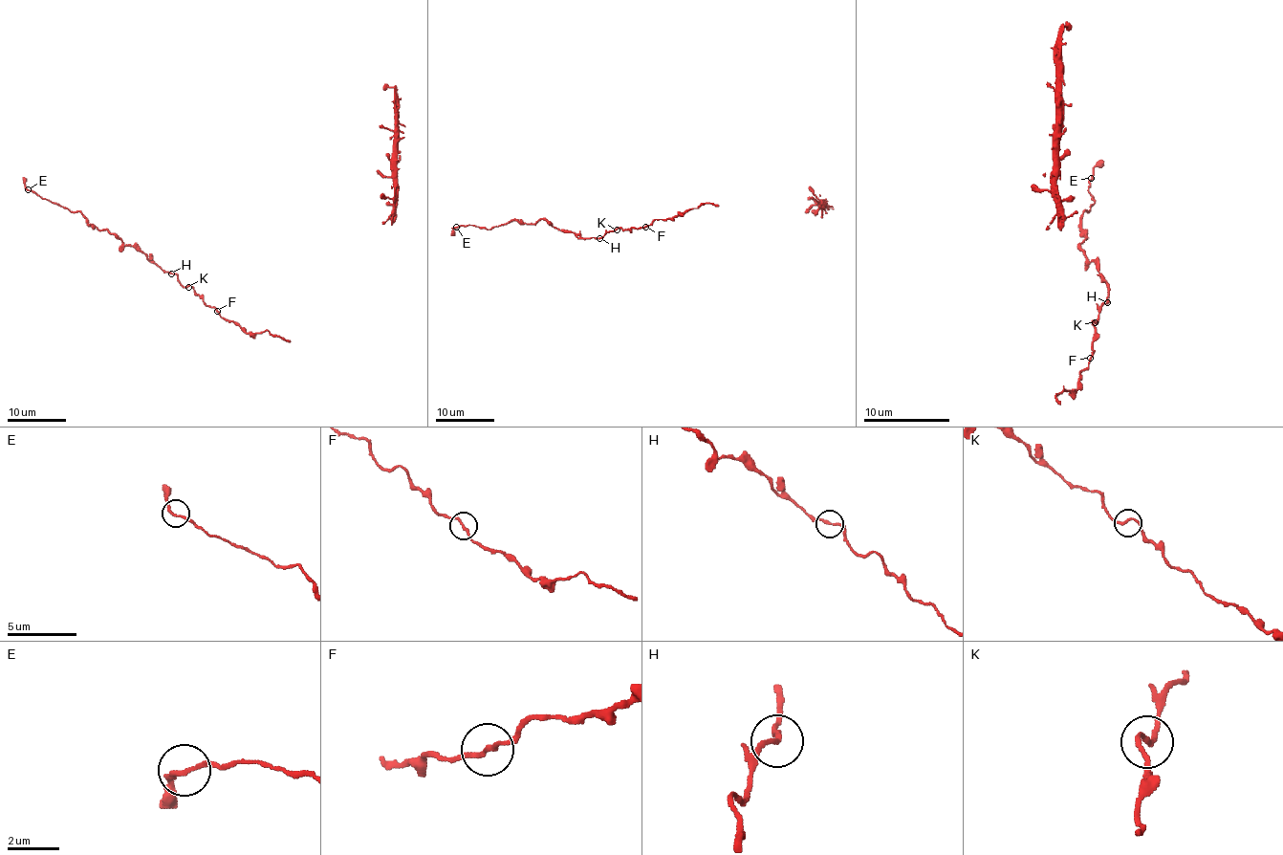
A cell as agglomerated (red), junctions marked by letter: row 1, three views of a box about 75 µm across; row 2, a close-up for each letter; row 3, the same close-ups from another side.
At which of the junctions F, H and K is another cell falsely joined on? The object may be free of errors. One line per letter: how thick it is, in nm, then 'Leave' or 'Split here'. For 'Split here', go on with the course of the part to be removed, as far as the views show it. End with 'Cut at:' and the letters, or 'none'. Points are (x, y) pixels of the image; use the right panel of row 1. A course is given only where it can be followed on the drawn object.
F: Thickness 180 nm. Leave
H: Thickness 160 nm. Leave
K: Thickness 160 nm. Leave
Cut at: none

